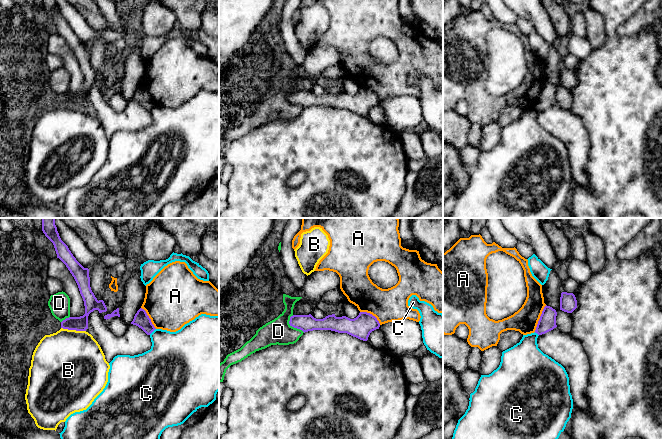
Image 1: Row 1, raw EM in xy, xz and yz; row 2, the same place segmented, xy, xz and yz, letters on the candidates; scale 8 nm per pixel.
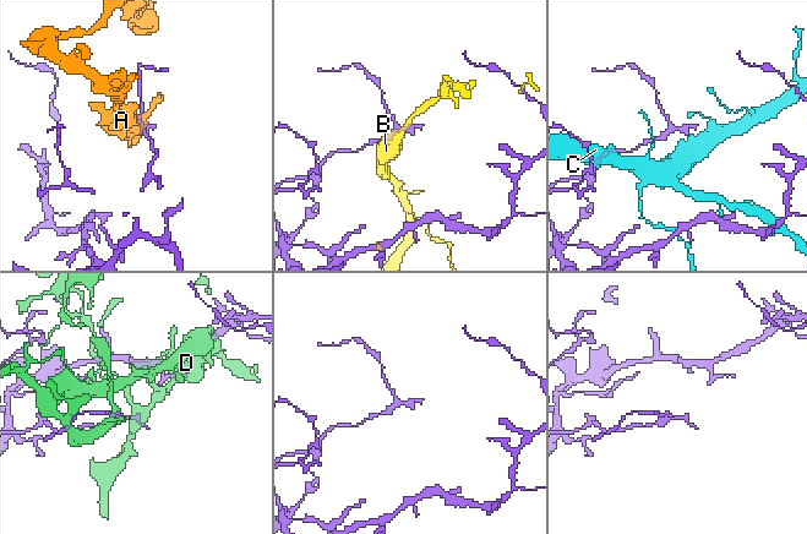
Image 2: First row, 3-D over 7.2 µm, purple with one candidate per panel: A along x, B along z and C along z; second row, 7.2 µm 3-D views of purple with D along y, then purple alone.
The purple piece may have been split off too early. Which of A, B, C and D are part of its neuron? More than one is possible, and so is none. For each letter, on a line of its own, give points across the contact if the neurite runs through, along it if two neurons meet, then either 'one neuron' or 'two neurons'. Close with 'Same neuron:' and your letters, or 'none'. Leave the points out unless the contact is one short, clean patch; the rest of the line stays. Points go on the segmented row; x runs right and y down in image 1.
A: two neurons
B: two neurons
C: two neurons
D: two neurons
Same neuron: none

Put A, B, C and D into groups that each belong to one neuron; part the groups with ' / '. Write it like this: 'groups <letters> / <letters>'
groups A / B / C / D

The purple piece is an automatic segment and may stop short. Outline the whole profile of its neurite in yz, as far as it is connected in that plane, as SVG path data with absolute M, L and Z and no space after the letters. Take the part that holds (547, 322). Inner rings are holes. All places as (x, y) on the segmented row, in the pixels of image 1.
M546 305L538 321L535 333L542 335L556 328L556 316L556 310Z

